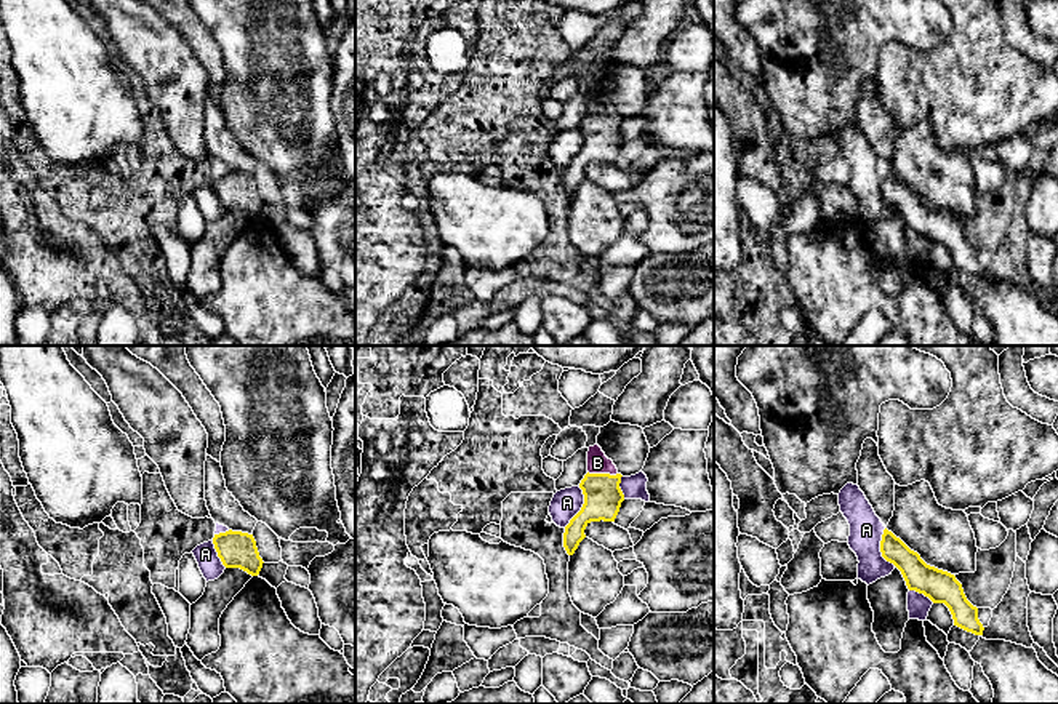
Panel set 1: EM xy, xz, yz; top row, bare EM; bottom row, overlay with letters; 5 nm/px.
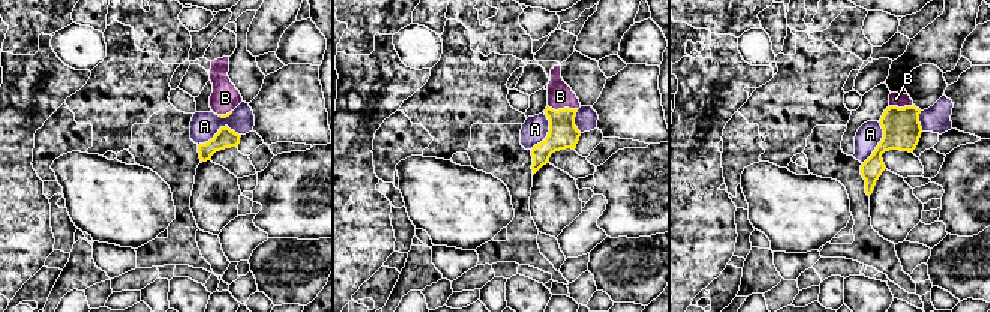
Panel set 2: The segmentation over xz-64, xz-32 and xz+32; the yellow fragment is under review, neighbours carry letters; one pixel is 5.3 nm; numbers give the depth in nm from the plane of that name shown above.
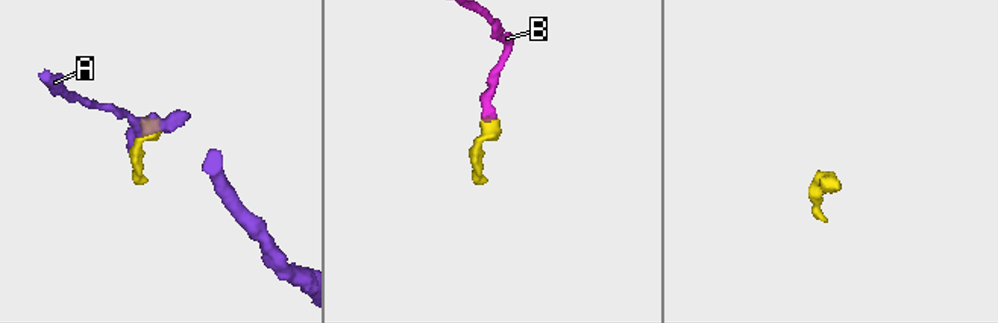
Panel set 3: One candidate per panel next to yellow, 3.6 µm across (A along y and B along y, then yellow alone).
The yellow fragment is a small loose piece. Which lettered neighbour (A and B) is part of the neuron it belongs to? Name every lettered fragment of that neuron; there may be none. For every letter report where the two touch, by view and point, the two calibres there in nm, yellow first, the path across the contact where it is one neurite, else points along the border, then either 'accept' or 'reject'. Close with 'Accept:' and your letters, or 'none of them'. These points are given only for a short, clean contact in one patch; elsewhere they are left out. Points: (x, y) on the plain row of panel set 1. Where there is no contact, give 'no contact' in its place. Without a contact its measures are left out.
A: meets yellow in xz at (581, 149); 190 nm thick on the yellow side, 150 nm on the other; reject
B: meets yellow in xz at (602, 116); 190 nm thick on the yellow side, 110 nm on the other; runs through xz (602, 136), (602, 116), (597, 104); accept
Accept: B

